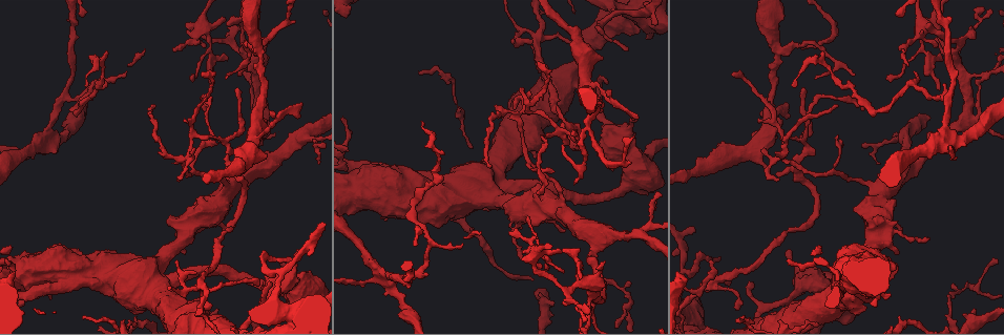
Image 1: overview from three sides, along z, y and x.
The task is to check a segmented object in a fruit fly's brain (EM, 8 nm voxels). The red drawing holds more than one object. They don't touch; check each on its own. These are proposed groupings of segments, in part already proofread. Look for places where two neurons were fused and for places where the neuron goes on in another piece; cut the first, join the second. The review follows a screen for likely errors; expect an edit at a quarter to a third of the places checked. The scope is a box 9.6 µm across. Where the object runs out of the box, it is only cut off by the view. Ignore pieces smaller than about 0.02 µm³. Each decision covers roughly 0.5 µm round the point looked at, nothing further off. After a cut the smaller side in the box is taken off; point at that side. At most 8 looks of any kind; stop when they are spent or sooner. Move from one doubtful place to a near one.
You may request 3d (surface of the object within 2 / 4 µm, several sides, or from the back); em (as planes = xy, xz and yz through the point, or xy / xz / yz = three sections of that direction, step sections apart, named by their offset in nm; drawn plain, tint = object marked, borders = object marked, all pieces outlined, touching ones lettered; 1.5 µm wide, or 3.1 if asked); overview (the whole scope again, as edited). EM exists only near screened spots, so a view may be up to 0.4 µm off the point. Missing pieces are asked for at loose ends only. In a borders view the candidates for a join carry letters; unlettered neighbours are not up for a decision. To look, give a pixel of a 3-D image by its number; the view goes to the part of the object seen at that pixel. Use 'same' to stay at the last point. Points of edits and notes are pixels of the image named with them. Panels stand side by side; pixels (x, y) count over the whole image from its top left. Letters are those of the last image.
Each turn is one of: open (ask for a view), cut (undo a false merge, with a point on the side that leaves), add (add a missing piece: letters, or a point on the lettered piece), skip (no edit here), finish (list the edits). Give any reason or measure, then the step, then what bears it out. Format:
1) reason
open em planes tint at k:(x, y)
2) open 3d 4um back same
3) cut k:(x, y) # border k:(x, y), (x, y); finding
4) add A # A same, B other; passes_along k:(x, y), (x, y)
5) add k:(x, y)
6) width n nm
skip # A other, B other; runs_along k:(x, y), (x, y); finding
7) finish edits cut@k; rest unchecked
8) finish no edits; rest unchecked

an open end
open em yz step 4 borders at 1:(603, 263)

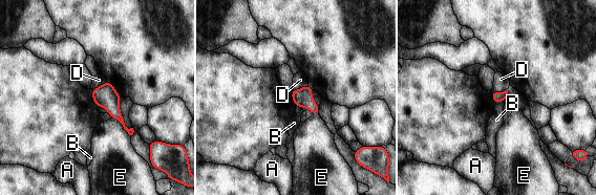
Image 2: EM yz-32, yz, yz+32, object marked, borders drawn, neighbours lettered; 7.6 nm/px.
skip # A other, B other, D other, E other; border 2:(504, 101), (495, 104); none of them fits

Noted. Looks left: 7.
stops while still wide
open em planes tint at 1:(764, 167)

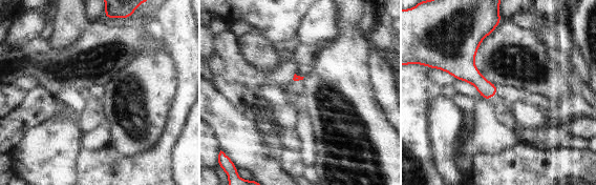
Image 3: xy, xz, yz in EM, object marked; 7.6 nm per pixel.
open em planes borders same

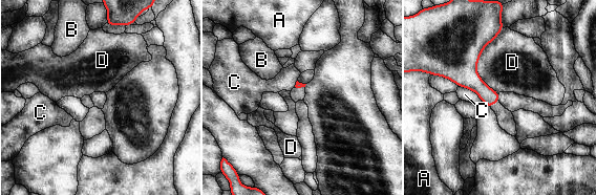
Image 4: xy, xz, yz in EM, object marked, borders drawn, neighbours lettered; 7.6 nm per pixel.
skip # A other, B other, C other, D other; border 4:(459, 86), (471, 89), (482, 101); no lettered piece goes on from it

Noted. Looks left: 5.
tapers out
open 3d 4um at 1:(837, 104)

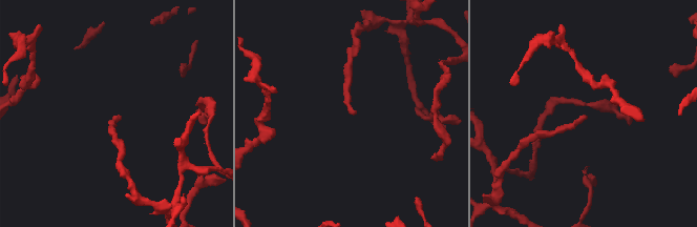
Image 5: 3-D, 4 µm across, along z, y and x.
shape alone is not enough
open em xy step 4 borders at 5:(585, 115)

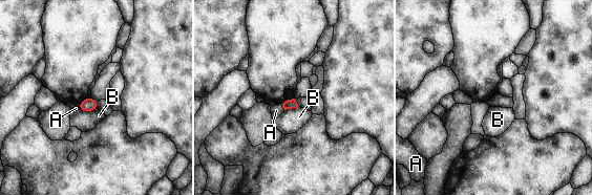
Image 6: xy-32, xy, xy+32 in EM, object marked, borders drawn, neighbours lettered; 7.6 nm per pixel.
cut it another way
open em planes borders same

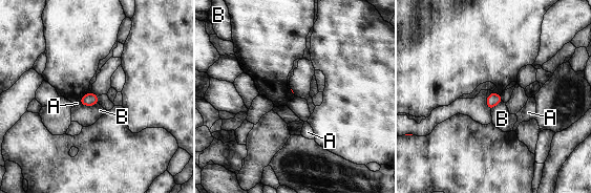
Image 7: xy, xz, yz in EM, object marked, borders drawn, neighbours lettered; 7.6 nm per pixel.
skip # A other, B other; border 7:(98, 103), (93, 105), (80, 105); no lettered piece goes on from it

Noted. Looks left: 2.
finish no edits; rest unchecked

